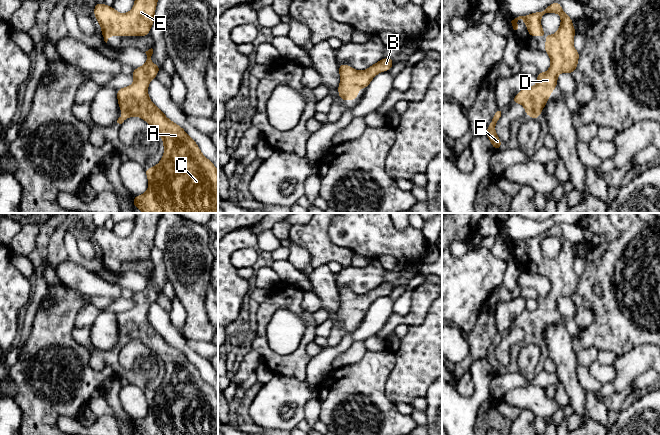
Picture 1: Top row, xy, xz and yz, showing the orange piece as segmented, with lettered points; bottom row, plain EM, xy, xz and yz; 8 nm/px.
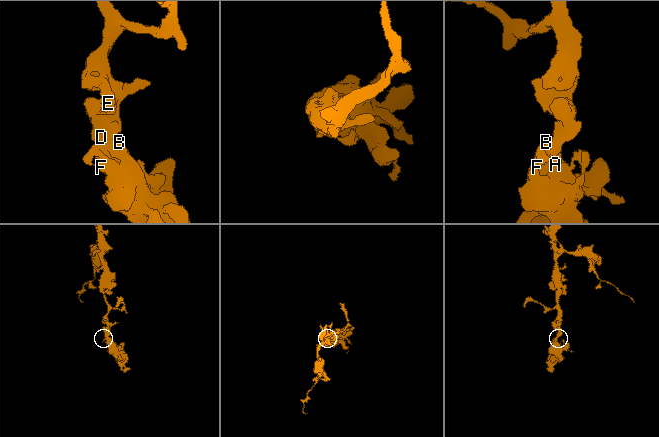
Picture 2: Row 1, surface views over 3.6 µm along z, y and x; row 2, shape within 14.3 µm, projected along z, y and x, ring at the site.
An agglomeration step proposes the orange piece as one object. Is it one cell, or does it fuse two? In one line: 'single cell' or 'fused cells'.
single cell

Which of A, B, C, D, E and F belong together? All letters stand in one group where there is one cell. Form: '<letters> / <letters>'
A B C D E F

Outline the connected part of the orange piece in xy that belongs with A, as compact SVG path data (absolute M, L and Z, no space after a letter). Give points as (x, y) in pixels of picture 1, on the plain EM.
M152 272L145 277L146 287L135 292L131 298L134 307L117 314L119 333L123 335L117 347L122 348L131 340L145 344L155 360L163 361L164 379L156 390L145 393L149 405L148 414L143 419L133 421L133 428L141 435L218 435L218 394L201 377L197 367L185 354L169 344L148 321L148 309L162 291L151 286Z

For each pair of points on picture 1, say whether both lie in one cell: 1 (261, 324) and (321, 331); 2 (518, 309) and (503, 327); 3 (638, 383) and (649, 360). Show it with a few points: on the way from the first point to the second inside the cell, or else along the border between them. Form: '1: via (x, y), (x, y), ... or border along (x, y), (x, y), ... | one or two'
1: border along (317, 326), (315, 335) | two
2: via (513, 313), (504, 322) | one
3: border along (649, 369), (639, 374), (628, 384) | two

